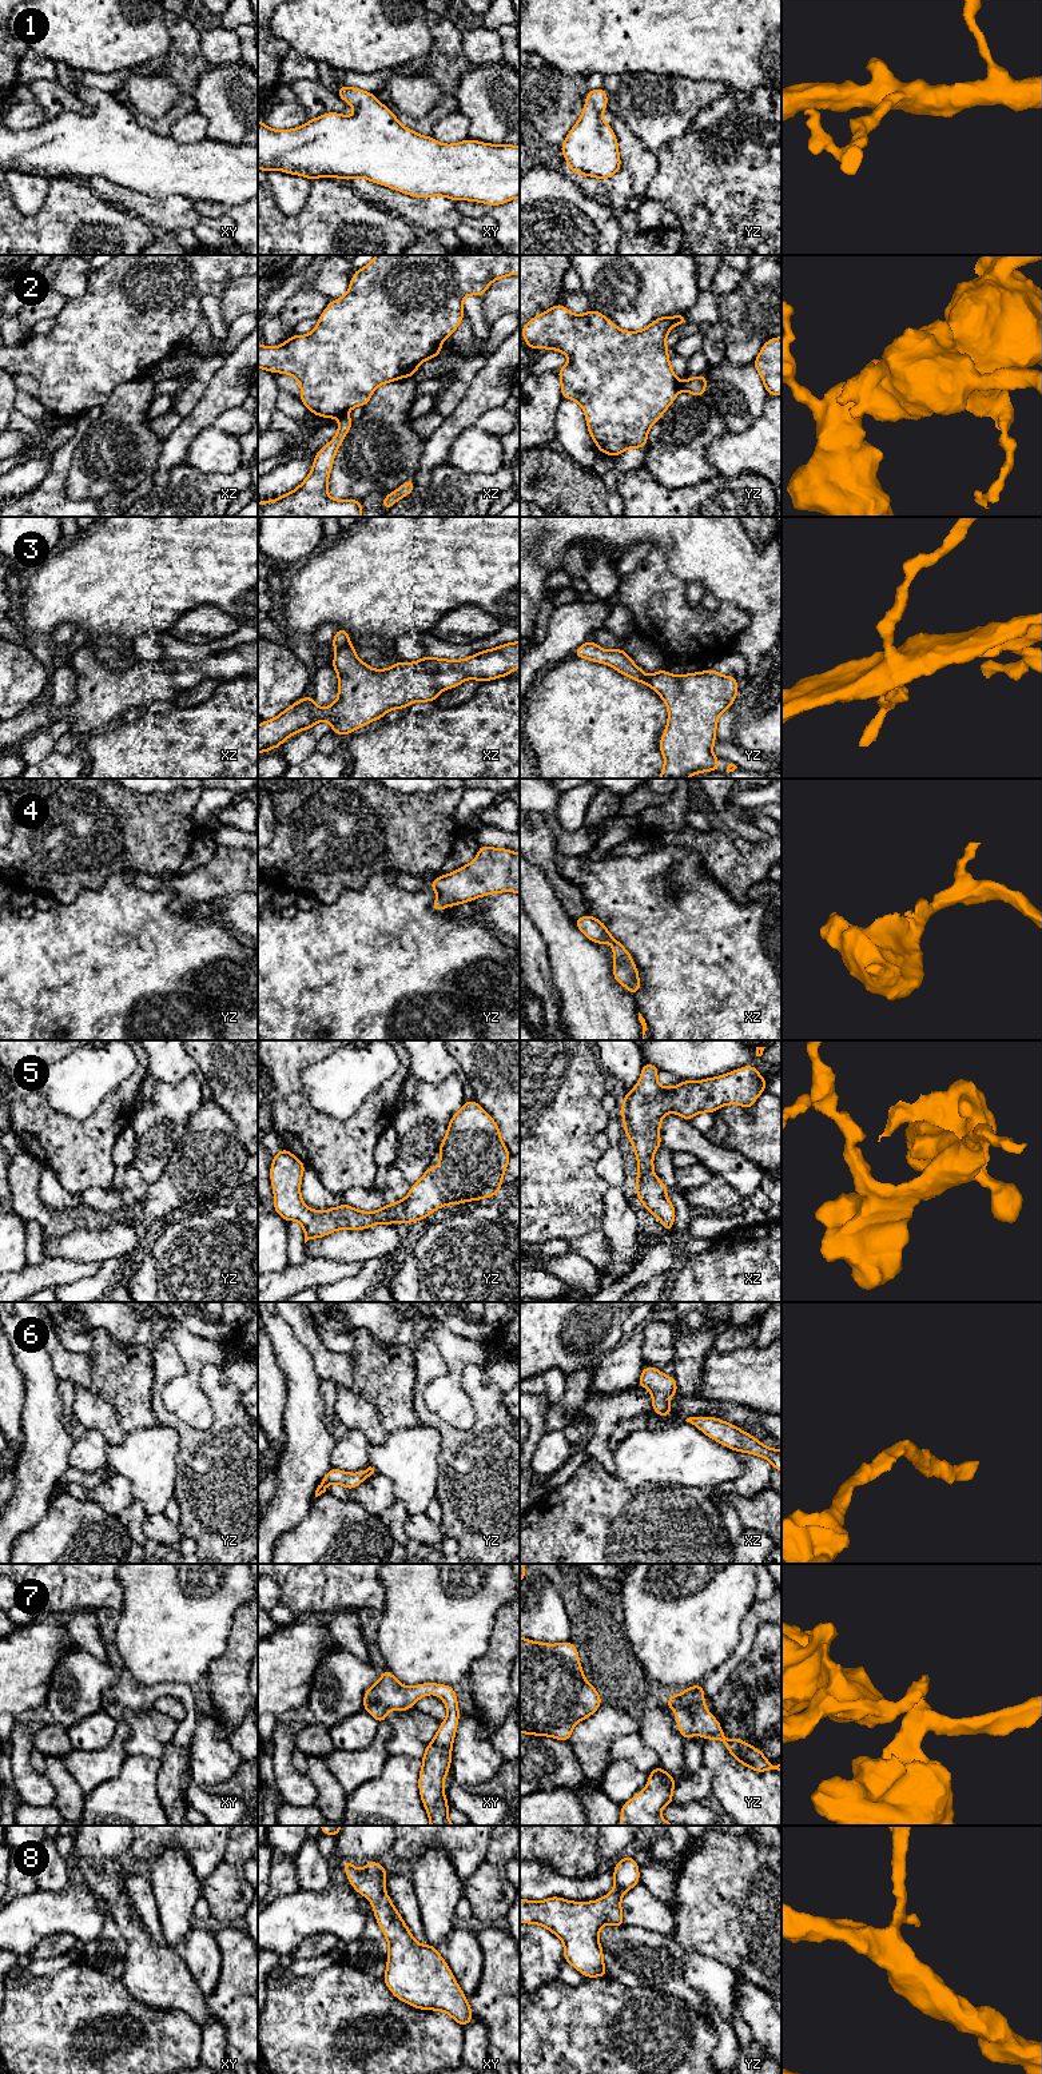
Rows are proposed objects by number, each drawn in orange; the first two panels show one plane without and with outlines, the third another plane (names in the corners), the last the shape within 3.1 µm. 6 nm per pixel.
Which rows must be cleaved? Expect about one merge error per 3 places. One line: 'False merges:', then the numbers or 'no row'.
False merges: 2, 3

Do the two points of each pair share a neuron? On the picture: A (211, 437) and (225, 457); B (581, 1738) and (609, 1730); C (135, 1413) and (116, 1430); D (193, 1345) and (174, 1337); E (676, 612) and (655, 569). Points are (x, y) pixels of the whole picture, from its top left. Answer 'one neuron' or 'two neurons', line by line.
A: one neuron
B: one neuron
C: two neurons
D: one neuron
E: one neuron

